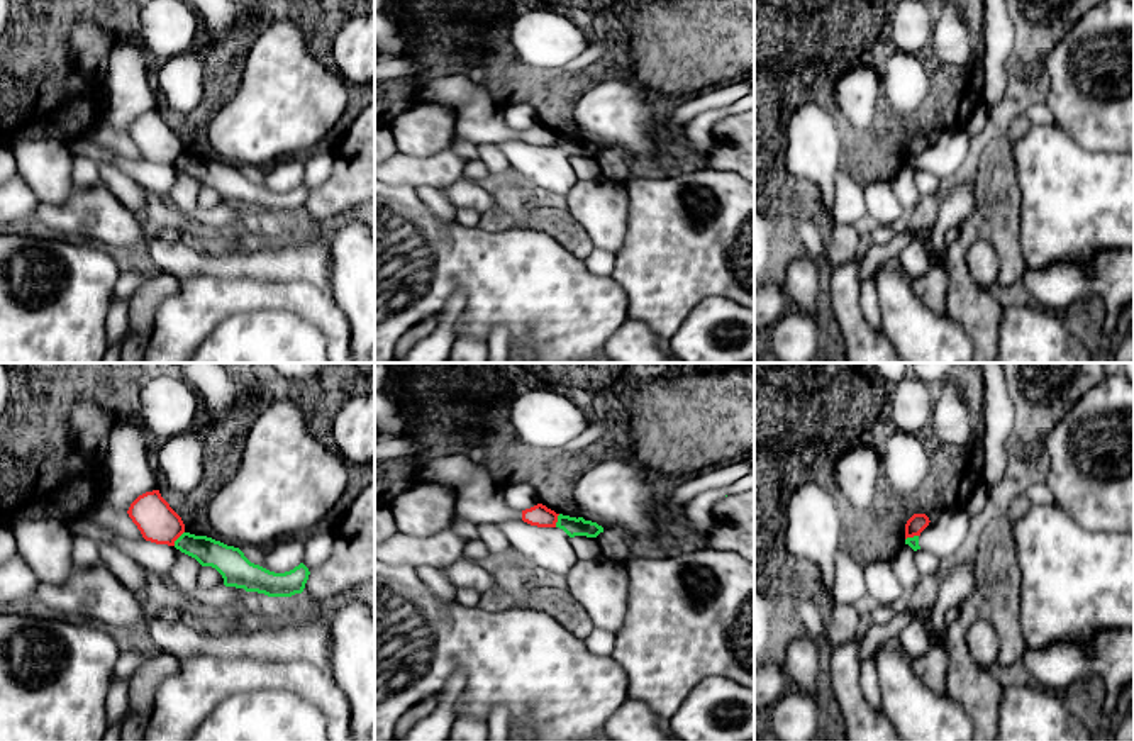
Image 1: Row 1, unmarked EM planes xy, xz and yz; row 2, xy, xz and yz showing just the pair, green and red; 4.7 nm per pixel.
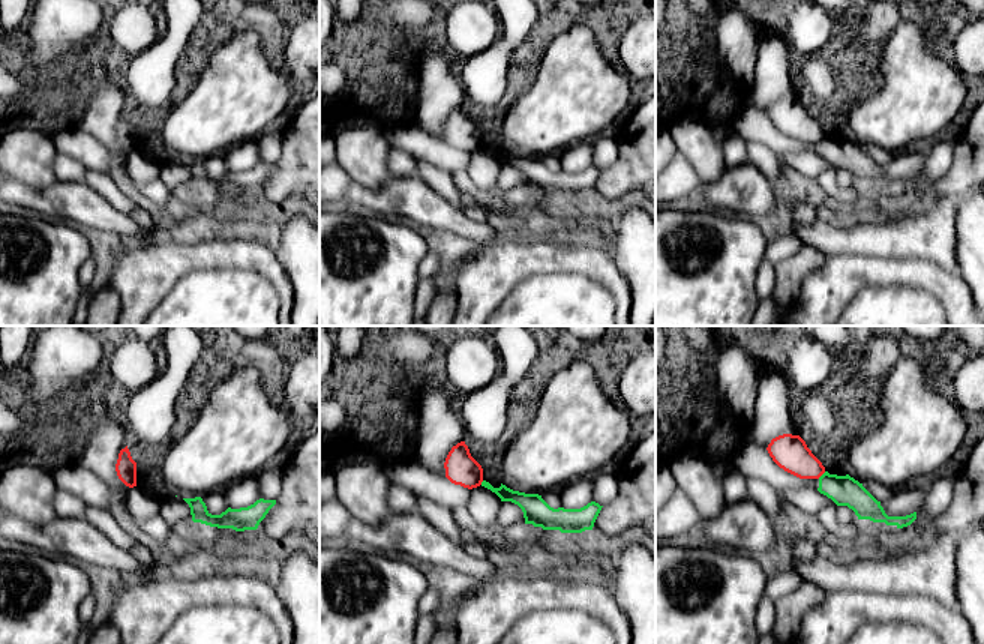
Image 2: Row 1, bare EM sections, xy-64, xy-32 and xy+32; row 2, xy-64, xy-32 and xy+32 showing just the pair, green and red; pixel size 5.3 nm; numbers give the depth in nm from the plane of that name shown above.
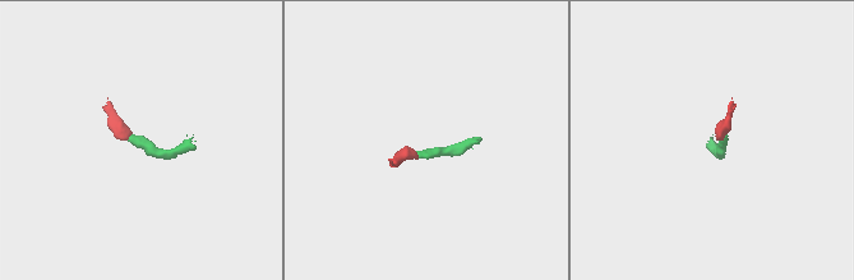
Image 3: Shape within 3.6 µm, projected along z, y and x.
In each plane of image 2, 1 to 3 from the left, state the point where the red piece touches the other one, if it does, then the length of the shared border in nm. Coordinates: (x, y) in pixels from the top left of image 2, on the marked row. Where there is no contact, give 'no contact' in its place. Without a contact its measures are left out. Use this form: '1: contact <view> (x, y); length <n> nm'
1: no contact
2: contact xy-32 (482, 482); length 30 nm
3: contact xy+32 (822, 475); length 60 nm

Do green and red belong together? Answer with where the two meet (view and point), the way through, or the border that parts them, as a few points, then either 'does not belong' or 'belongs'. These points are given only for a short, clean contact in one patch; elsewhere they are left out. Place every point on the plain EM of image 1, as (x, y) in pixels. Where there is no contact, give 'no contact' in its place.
contact xy (178, 158); border xy (183, 151), (173, 165); does not belong

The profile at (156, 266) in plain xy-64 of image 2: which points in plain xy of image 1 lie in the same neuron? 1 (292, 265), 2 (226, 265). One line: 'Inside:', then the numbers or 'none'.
Inside: none

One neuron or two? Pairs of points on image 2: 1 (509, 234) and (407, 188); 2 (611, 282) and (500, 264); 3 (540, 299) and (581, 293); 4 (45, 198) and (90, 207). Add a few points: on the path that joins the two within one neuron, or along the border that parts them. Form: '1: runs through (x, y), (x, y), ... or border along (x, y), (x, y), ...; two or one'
1: runs through (483, 233), (473, 231), (453, 219), (432, 212); one
2: runs through (584, 260), (527, 260); one
3: runs through (551, 299), (570, 299); one
4: runs through (56, 201), (80, 204); one

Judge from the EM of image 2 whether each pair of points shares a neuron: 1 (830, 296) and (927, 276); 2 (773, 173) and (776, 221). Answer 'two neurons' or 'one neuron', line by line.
1: one neuron
2: two neurons

